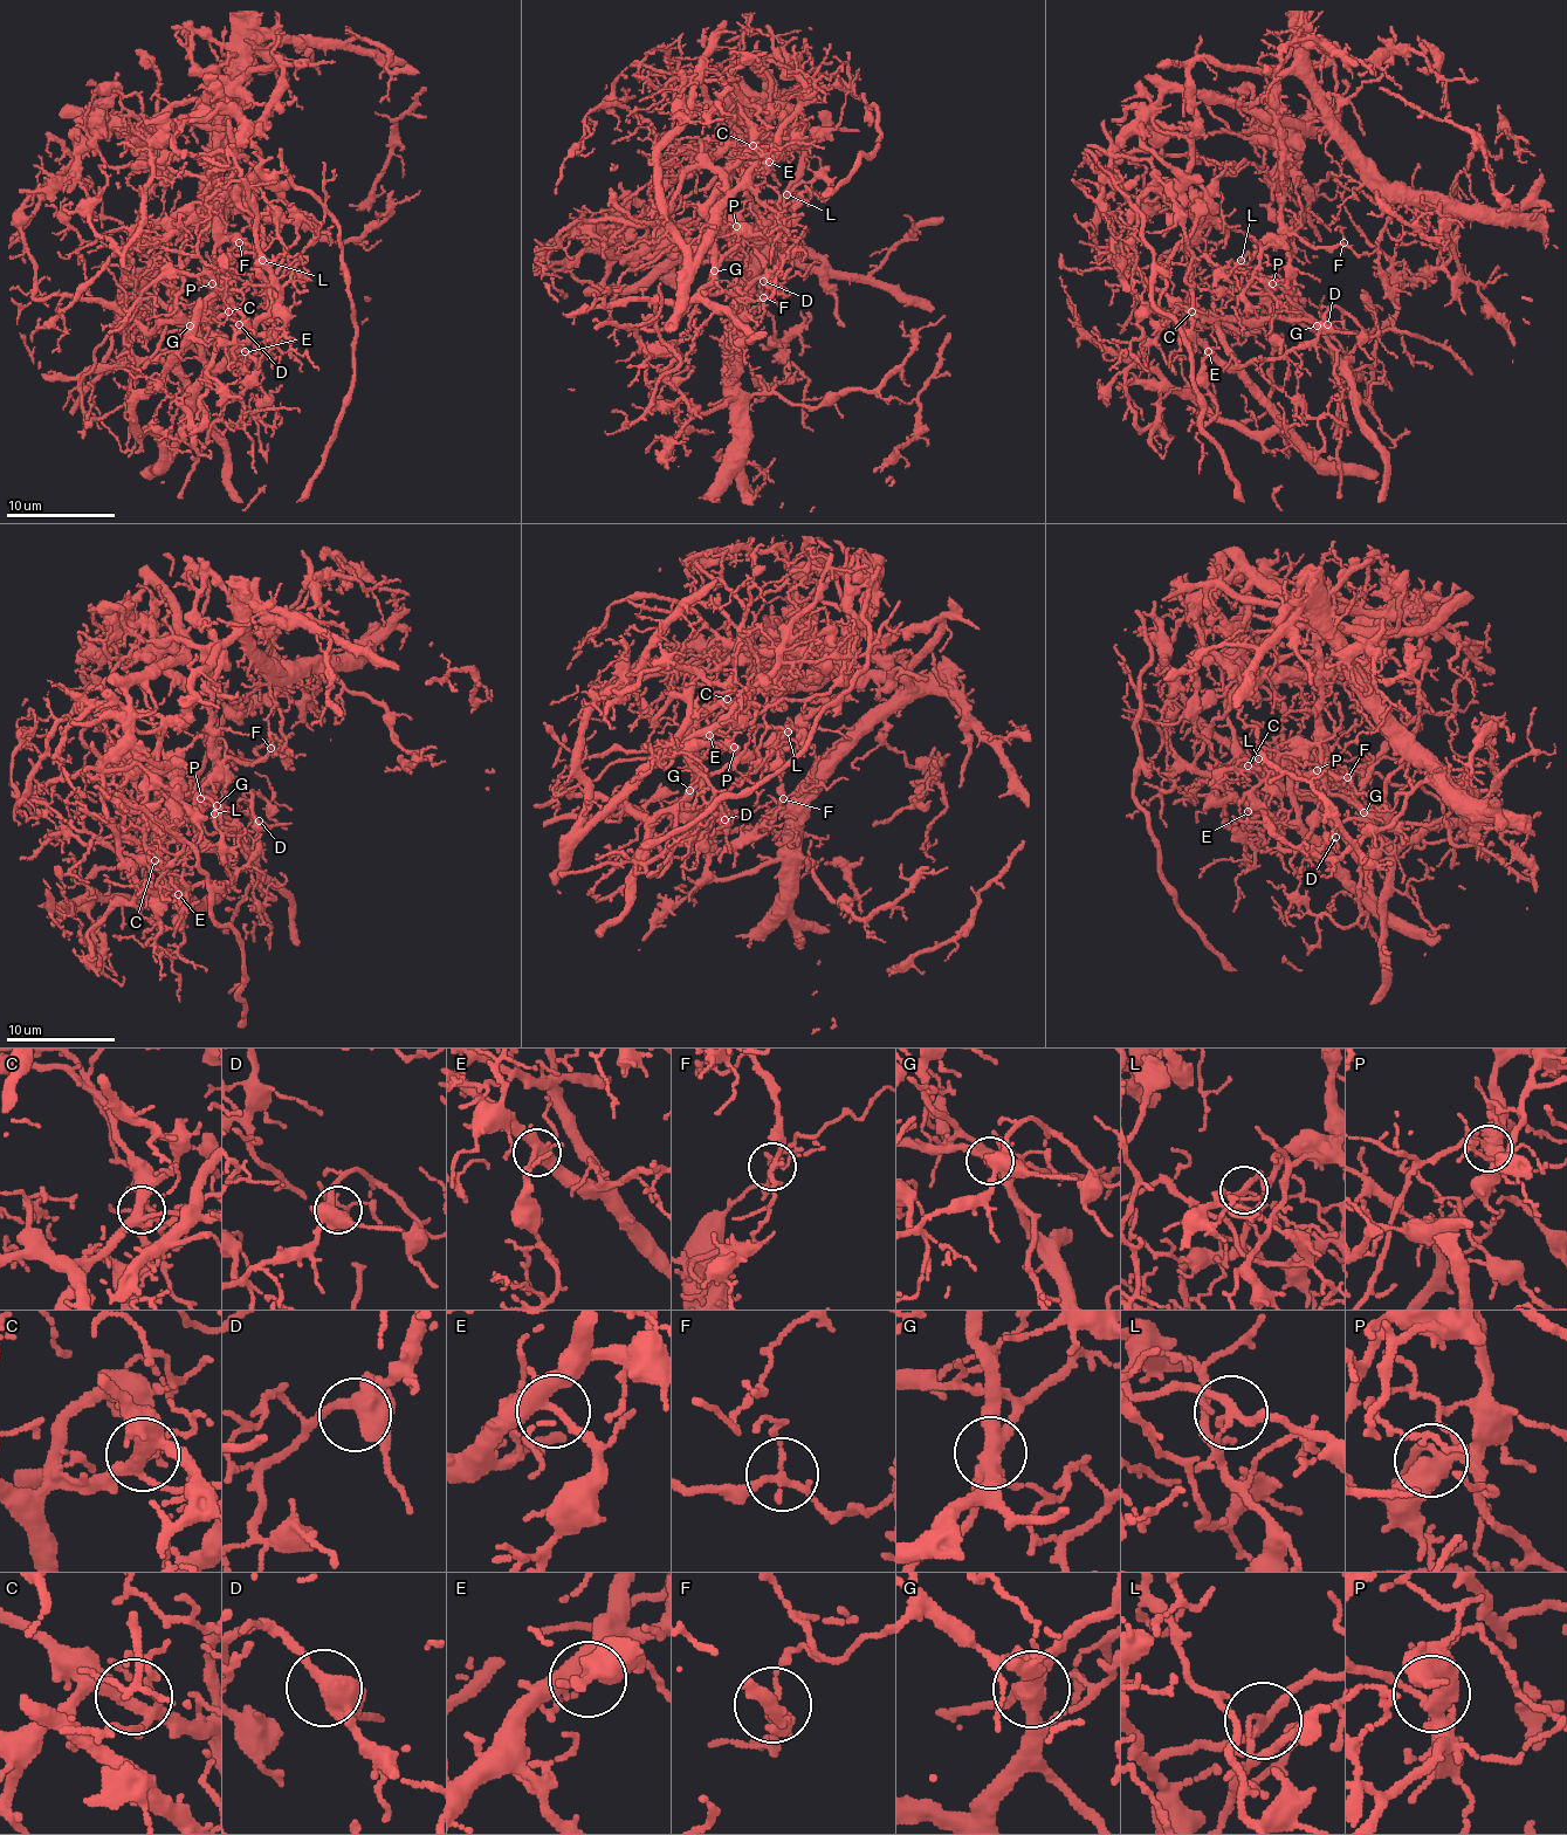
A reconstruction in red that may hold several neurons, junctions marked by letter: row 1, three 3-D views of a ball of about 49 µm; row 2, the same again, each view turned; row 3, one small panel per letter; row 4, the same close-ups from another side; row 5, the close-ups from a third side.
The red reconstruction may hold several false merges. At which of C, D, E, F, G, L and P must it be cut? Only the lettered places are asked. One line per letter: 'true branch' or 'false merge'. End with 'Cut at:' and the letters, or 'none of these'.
C: true branch
D: true branch
E: true branch
F: true branch
G: false merge
L: false merge
P: true branch
Cut at: G, L

